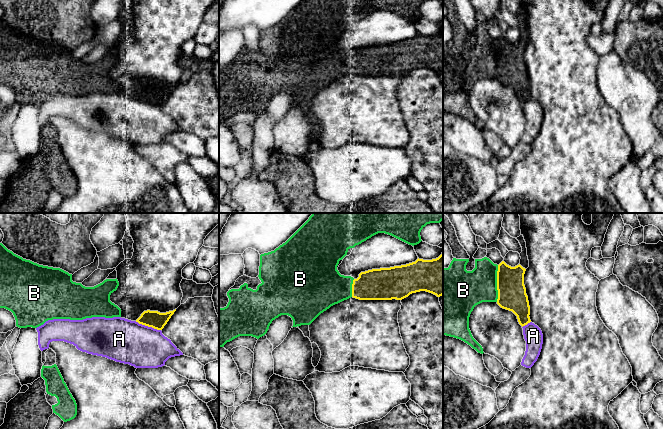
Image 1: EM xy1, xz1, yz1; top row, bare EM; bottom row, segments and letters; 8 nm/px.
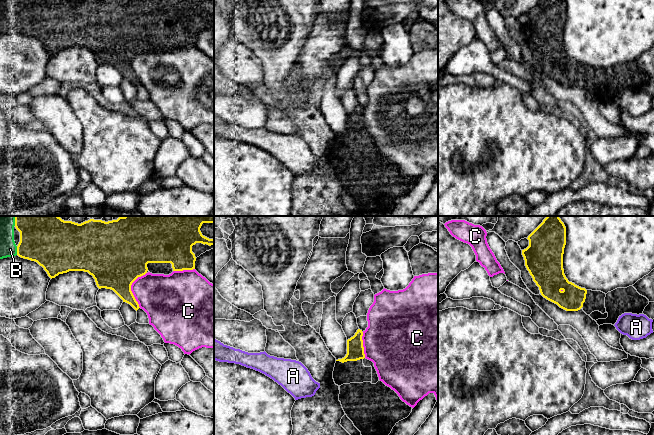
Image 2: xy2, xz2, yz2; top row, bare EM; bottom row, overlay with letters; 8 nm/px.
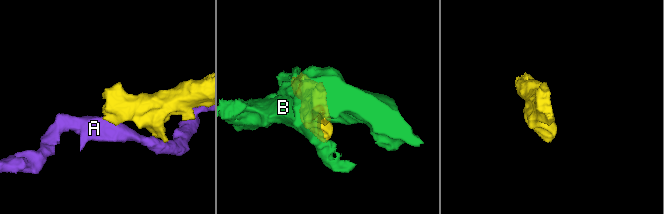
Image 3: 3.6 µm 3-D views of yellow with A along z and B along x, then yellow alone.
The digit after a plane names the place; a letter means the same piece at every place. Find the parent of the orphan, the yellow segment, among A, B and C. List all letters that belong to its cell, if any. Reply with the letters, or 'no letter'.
B

